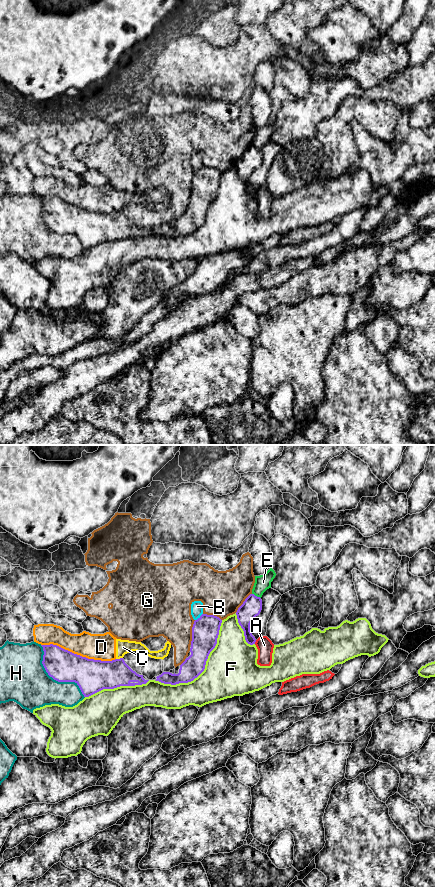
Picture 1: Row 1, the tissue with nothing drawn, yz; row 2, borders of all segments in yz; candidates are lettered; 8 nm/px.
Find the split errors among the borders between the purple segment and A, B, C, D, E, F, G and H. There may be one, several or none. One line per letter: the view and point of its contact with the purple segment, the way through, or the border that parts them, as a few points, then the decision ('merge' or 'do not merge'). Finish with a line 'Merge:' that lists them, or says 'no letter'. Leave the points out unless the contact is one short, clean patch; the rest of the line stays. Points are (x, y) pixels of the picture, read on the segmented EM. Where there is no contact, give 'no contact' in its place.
A: yz (255, 641) | do not merge
B: yz (198, 618) | do not merge
C: yz (120, 658) | along yz (122, 657), (116, 659) | do not merge
D: yz (78, 655) | do not merge
E: yz (256, 596) | along yz (252, 593), (260, 598) | do not merge
F: yz (204, 668) | do not merge
G: yz (192, 632) | do not merge
H: yz (54, 679) | do not merge
Merge: no letter

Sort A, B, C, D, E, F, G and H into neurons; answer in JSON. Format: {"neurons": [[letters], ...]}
{"neurons": [["A"], ["B"], ["C", "D"], ["E"], ["F"], ["G"], ["H"]]}

